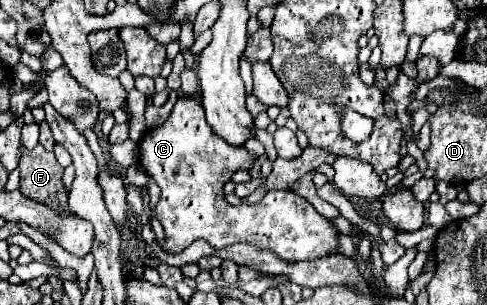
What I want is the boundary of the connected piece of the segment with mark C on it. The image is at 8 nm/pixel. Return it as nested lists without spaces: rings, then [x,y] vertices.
[[[180,96],[170,118],[158,126],[144,132],[144,138],[138,144],[140,150],[140,166],[146,170],[146,174],[160,186],[162,198],[156,206],[156,216],[164,228],[164,252],[168,254],[180,254],[184,248],[188,248],[194,240],[202,238],[206,240],[214,250],[220,250],[224,246],[236,244],[236,242],[248,242],[252,246],[258,246],[260,250],[272,250],[286,262],[296,260],[314,260],[326,254],[334,254],[336,250],[336,236],[338,232],[332,228],[332,224],[320,216],[314,206],[304,200],[302,196],[296,196],[292,190],[270,190],[260,202],[250,206],[230,206],[224,200],[224,182],[230,180],[230,176],[240,168],[250,168],[256,158],[252,158],[244,146],[230,146],[222,138],[218,138],[210,126],[206,124],[202,104],[196,98]]]

